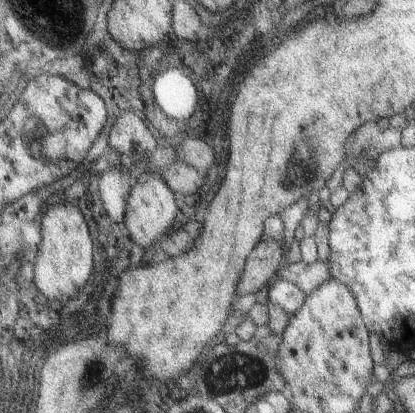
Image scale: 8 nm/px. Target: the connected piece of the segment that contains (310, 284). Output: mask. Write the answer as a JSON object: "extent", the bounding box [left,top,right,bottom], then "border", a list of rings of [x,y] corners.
{"extent":[275,260,329,294],"border":[[[301,260],[294,263],[283,261],[275,274],[279,279],[297,286],[301,292],[309,294],[329,278],[329,268],[326,260],[311,264],[305,264]]]}

